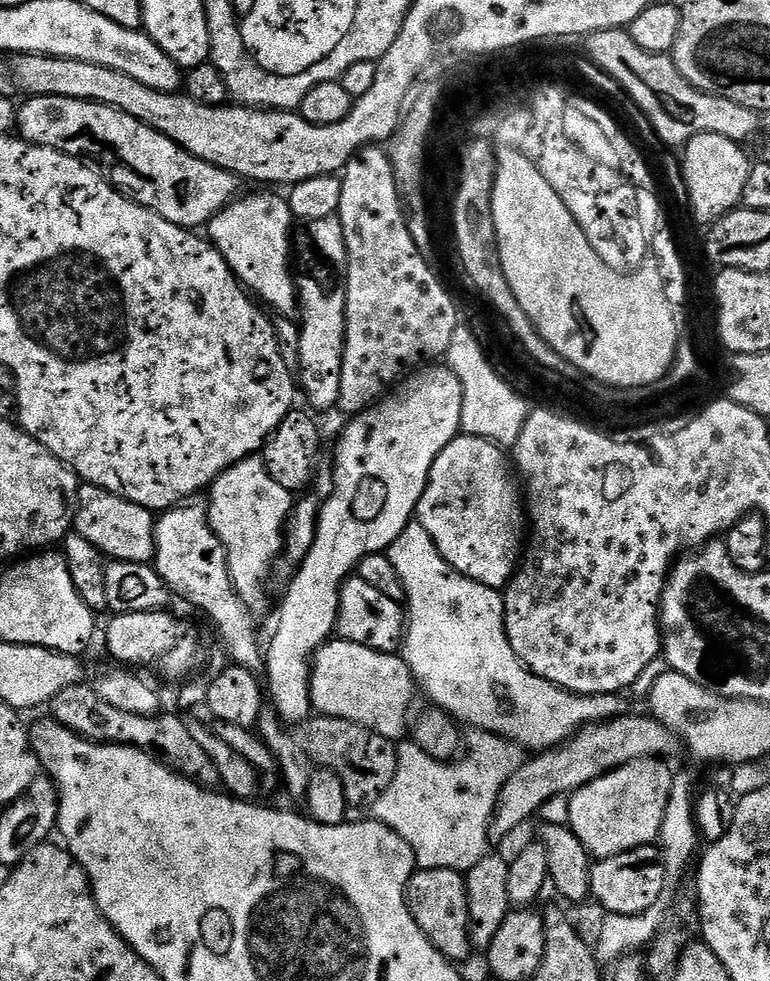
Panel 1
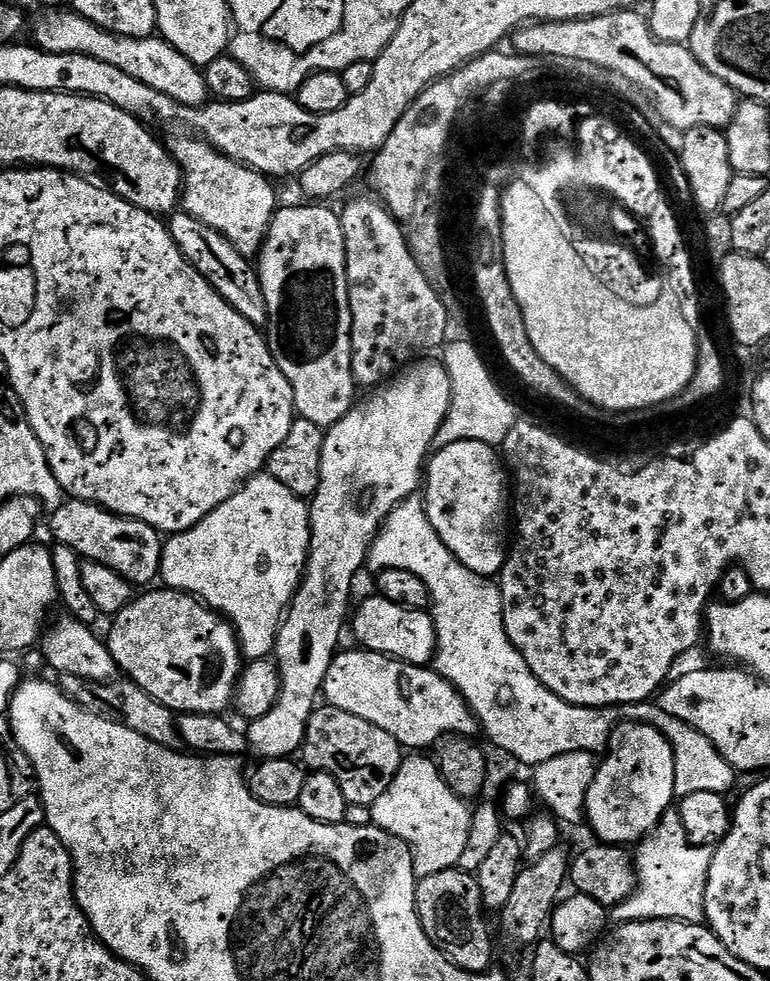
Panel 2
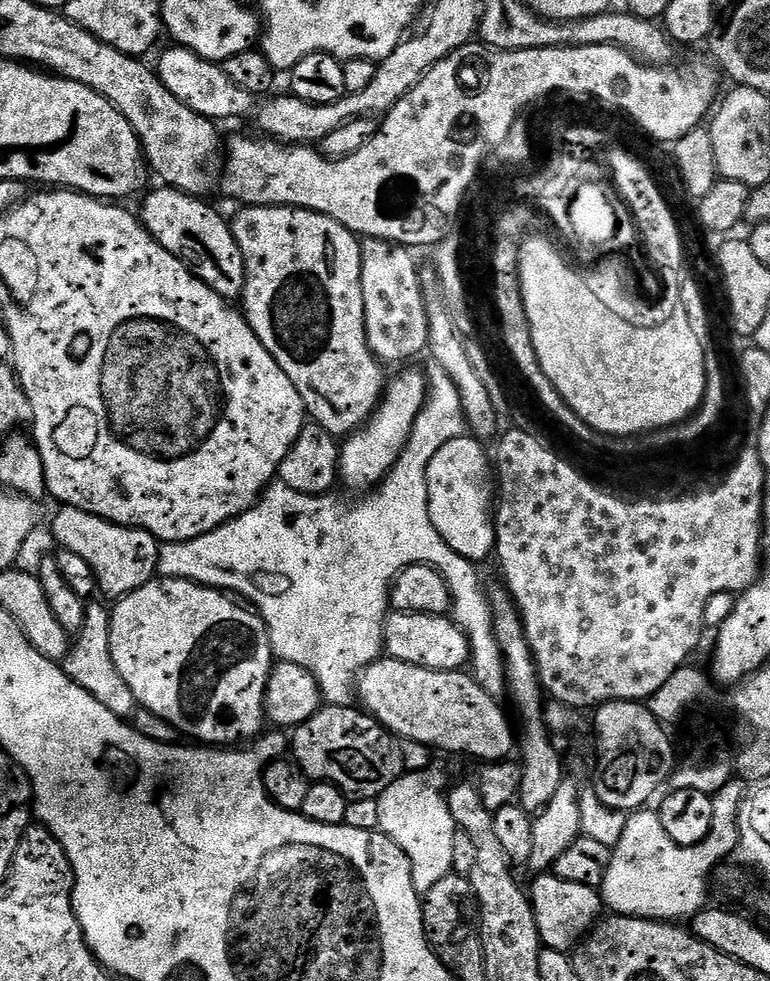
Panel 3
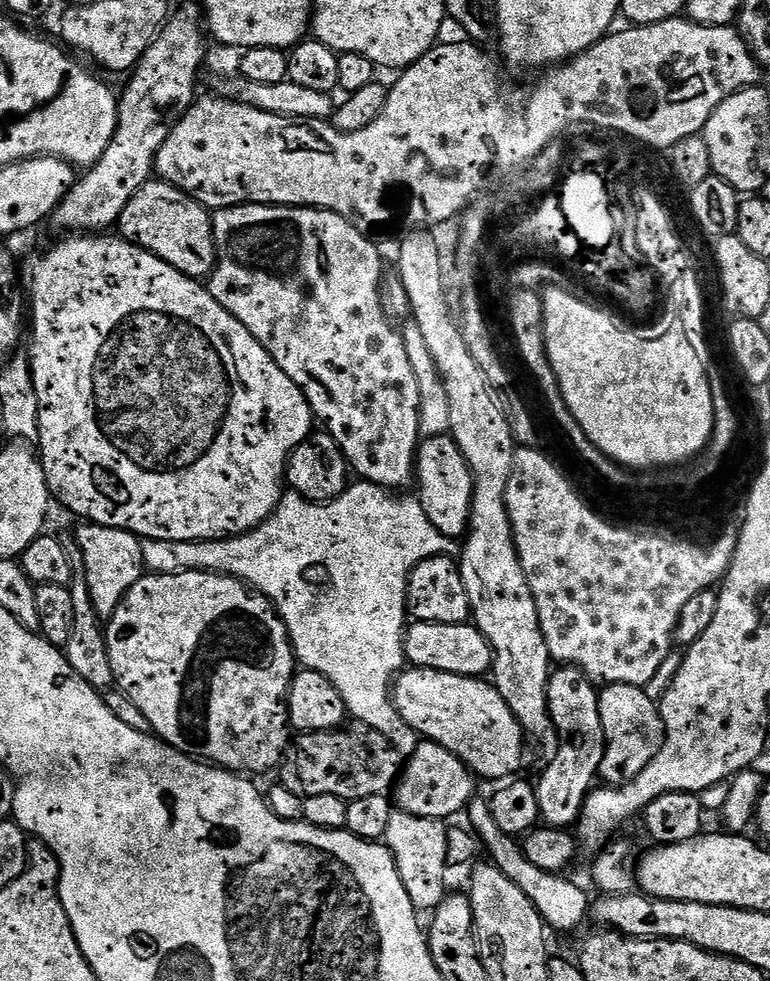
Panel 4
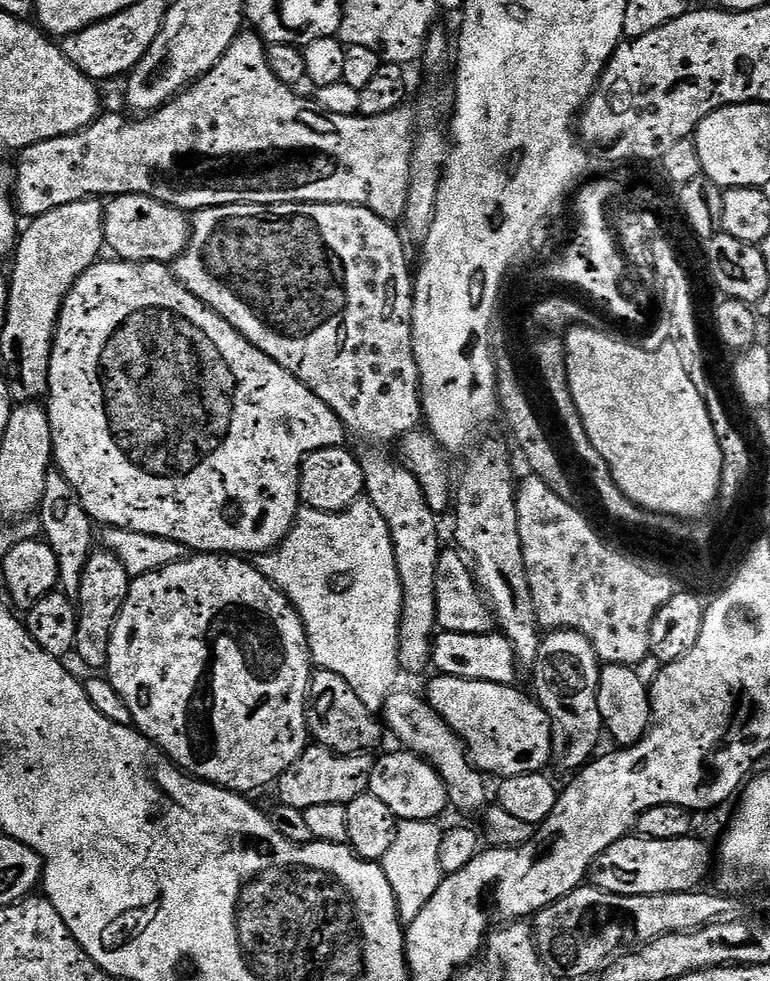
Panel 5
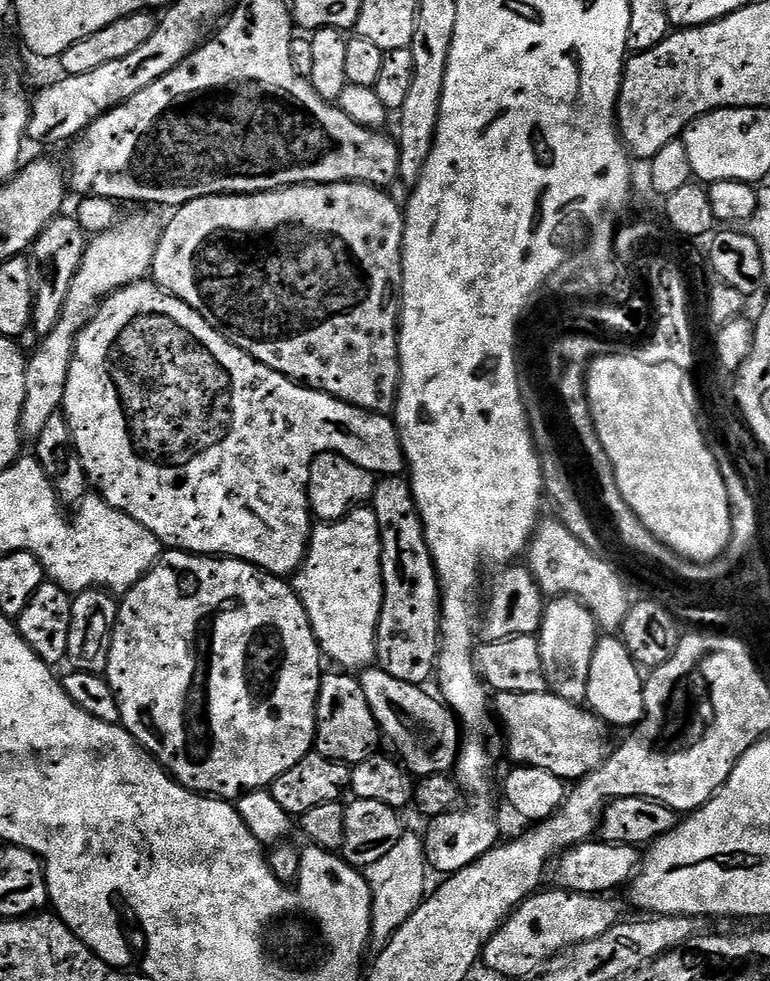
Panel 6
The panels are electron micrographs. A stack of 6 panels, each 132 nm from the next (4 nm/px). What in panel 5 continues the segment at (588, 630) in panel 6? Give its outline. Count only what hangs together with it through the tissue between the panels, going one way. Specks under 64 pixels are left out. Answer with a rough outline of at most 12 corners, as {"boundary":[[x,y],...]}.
{"boundary":[[552,630],[530,669],[554,756],[579,770],[605,731],[602,661],[581,632]]}

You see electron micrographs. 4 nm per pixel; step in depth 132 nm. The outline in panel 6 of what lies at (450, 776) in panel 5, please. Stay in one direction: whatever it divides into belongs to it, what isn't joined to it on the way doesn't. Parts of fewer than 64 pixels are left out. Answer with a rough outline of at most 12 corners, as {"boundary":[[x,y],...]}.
{"boundary":[[378,666],[358,679],[383,739],[413,777],[460,757],[451,708]]}

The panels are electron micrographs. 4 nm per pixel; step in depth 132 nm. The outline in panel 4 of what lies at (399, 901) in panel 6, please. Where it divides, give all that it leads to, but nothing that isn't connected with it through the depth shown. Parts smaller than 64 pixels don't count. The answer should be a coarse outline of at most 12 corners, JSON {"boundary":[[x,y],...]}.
{"boundary":[[399,810],[382,840],[418,910],[444,901],[449,829]]}

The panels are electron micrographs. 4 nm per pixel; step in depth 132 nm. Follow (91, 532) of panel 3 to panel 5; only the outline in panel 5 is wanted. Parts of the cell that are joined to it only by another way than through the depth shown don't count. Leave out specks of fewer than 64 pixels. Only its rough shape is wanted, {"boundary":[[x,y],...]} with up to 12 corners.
{"boundary":[[113,552],[88,555],[75,659],[104,670],[130,577]]}

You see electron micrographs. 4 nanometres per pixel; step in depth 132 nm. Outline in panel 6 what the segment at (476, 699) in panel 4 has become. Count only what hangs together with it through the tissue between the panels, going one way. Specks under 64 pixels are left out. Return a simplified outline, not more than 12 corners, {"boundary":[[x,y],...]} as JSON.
{"boundary":[[499,693],[517,765],[579,782],[606,759],[606,728],[579,703]]}

